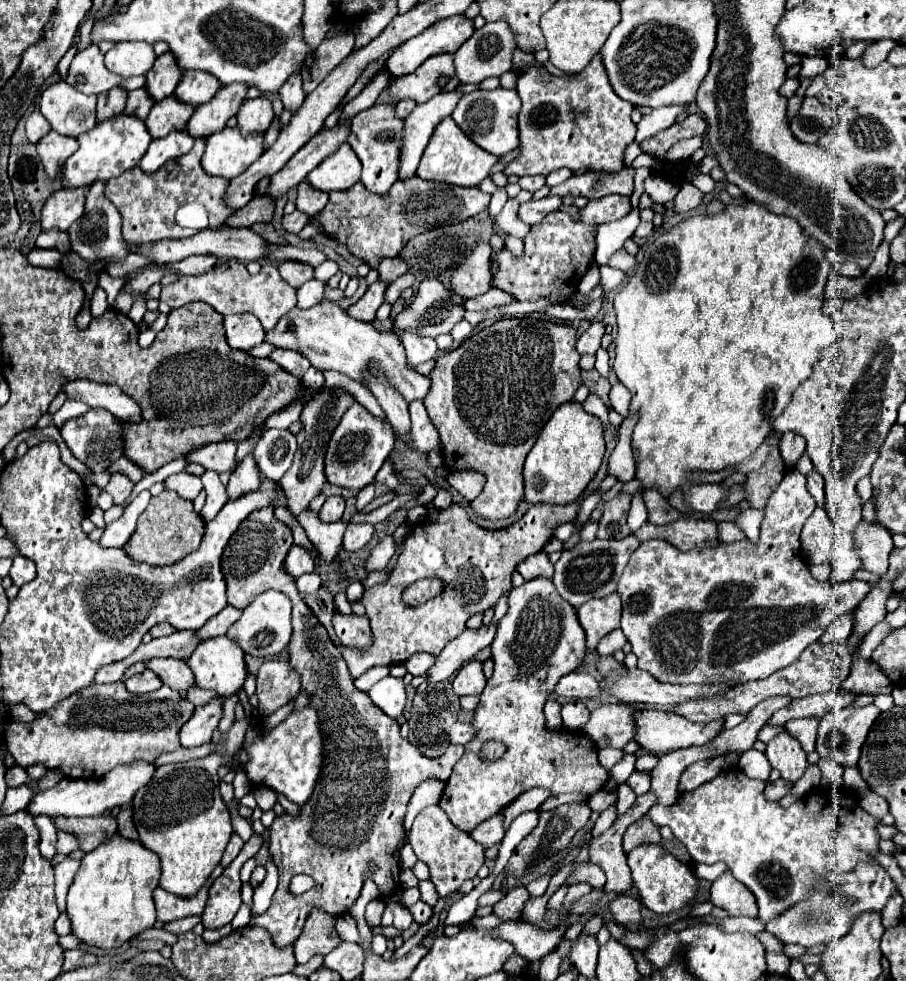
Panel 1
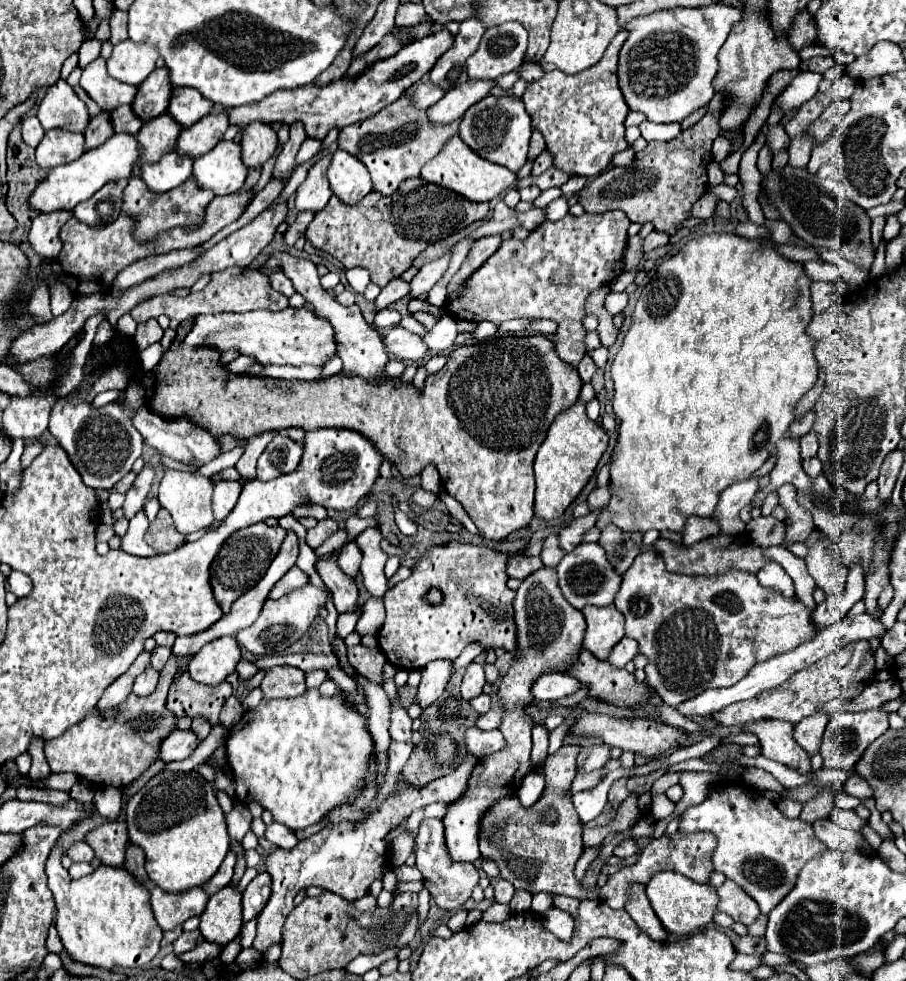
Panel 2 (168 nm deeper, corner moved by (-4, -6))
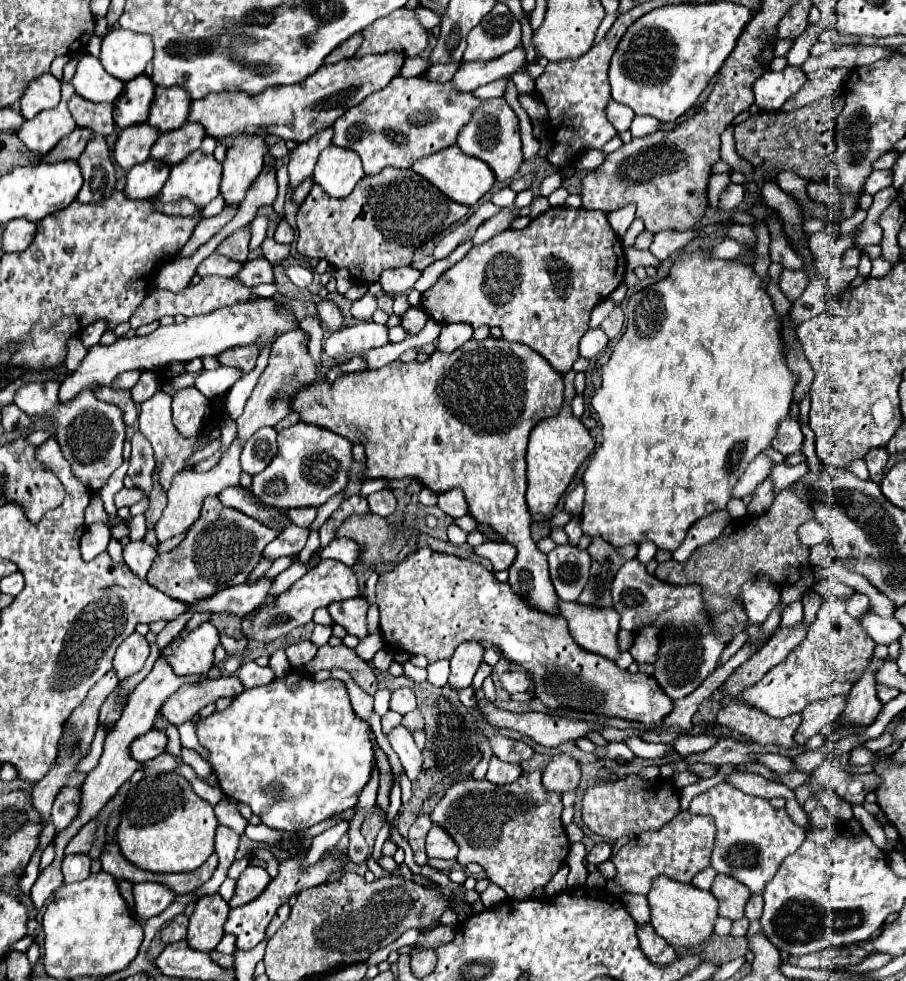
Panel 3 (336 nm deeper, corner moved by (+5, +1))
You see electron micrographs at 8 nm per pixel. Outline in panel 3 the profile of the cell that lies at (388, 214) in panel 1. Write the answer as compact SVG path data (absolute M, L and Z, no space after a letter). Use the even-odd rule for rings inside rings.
M385 168L377 176L365 176L361 182L357 182L355 190L347 198L331 198L321 190L321 186L313 184L309 196L299 206L297 212L297 228L299 228L299 242L297 250L303 256L311 258L323 258L335 268L351 268L351 280L353 282L377 282L379 274L385 268L397 268L397 266L409 266L413 252L431 240L435 234L449 228L453 222L461 220L469 212L469 206L457 204L451 198L447 198L439 188L435 188L431 182L427 182L423 176L419 176L413 170L395 170Z

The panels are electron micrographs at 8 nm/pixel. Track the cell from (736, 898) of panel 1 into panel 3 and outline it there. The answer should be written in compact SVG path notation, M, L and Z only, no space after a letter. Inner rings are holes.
M717 874L711 886L711 892L719 902L719 916L725 916L729 920L743 918L745 904L751 898L751 892L747 886L741 886L741 882L725 874Z

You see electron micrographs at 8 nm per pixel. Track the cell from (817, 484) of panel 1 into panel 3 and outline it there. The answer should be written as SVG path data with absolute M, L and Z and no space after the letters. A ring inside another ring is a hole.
M785 418L779 428L777 428L777 436L771 442L771 446L775 450L779 450L783 456L791 456L791 454L801 454L803 452L803 432L797 420Z

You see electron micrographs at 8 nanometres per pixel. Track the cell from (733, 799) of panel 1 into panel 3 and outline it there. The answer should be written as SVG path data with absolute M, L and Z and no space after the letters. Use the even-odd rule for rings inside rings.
M717 784L691 800L689 812L709 814L715 820L717 834L711 866L719 874L727 874L745 884L751 894L761 894L767 882L777 874L781 862L791 856L805 840L807 830L793 824L785 810L775 810L769 800L743 794L731 784Z

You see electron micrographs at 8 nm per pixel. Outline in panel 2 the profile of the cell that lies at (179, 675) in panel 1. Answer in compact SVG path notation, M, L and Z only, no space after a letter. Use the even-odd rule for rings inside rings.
M186 673L178 679L178 685L170 687L168 705L176 717L204 717L212 725L218 723L220 709L224 701L232 695L230 683L220 683L216 687L210 685L194 685Z

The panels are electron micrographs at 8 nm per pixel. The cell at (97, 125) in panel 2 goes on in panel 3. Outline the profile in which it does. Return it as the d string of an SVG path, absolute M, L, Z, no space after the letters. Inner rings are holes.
M75 128L67 138L63 138L59 142L59 146L55 146L47 156L43 156L45 162L57 162L57 160L69 160L69 158L79 158L81 152L85 150L87 142L91 140L93 130L89 128Z

